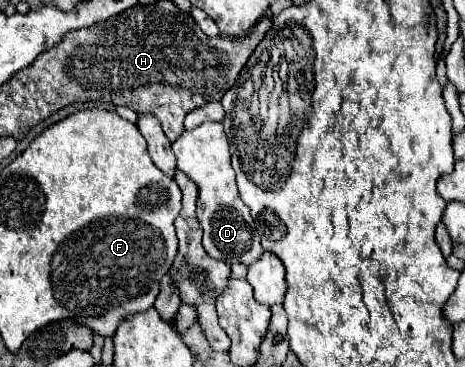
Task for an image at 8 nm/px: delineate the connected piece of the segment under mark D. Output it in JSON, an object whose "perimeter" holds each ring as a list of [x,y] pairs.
{"perimeter":[[[204,123],[192,131],[184,131],[174,143],[172,151],[178,159],[178,169],[188,175],[198,185],[196,199],[196,217],[204,229],[204,249],[210,257],[222,259],[224,263],[244,263],[250,265],[256,261],[264,249],[250,217],[248,207],[242,205],[236,187],[236,173],[230,165],[228,139],[224,135],[222,123]]]}

